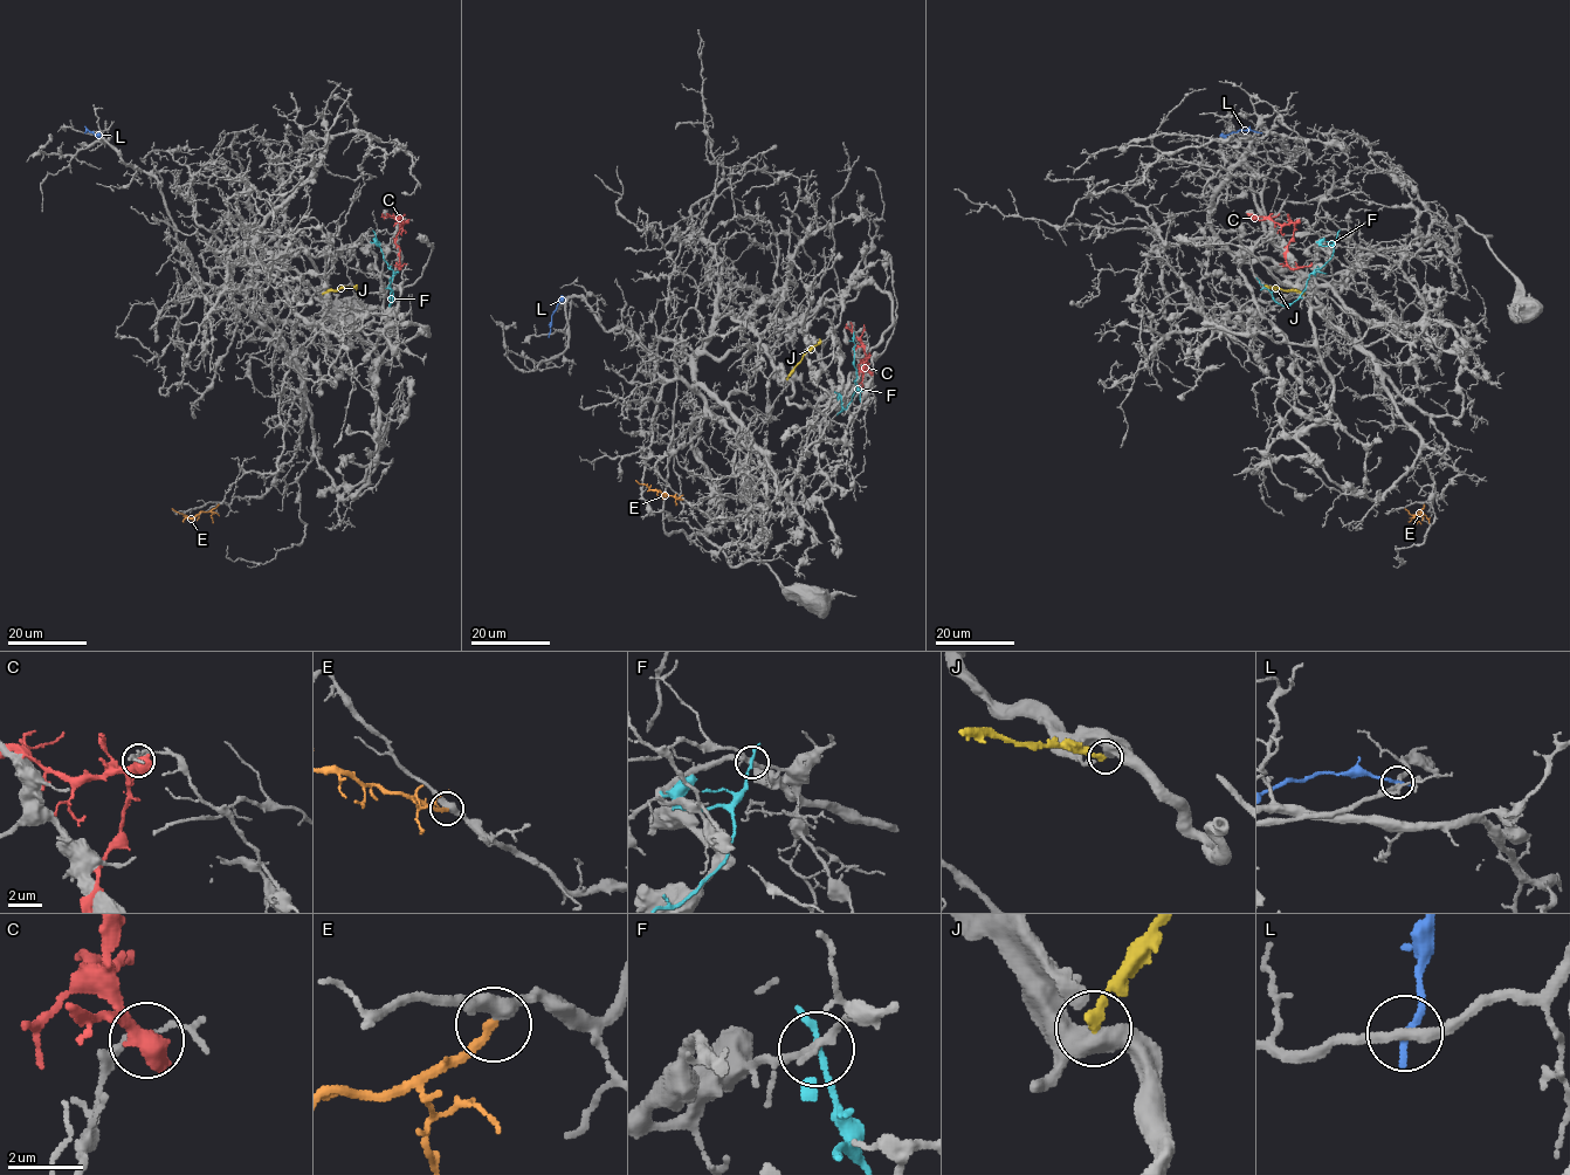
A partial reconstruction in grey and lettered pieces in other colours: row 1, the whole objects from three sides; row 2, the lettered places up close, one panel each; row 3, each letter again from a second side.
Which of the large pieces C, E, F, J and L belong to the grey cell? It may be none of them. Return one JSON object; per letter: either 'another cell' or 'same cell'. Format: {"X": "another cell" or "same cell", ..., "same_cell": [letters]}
{"C": "another cell", "E": "same cell", "F": "another cell", "J": "another cell", "L": "another cell", "same_cell": ["E"]}

